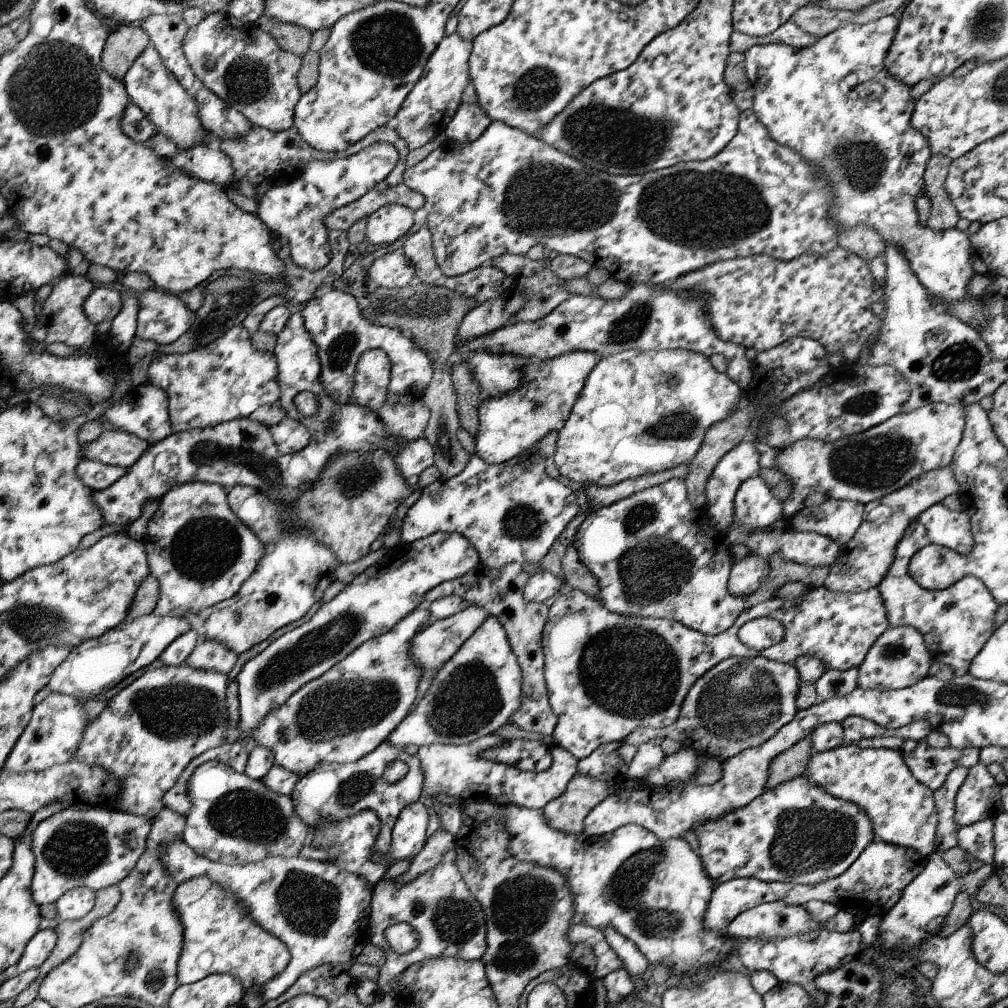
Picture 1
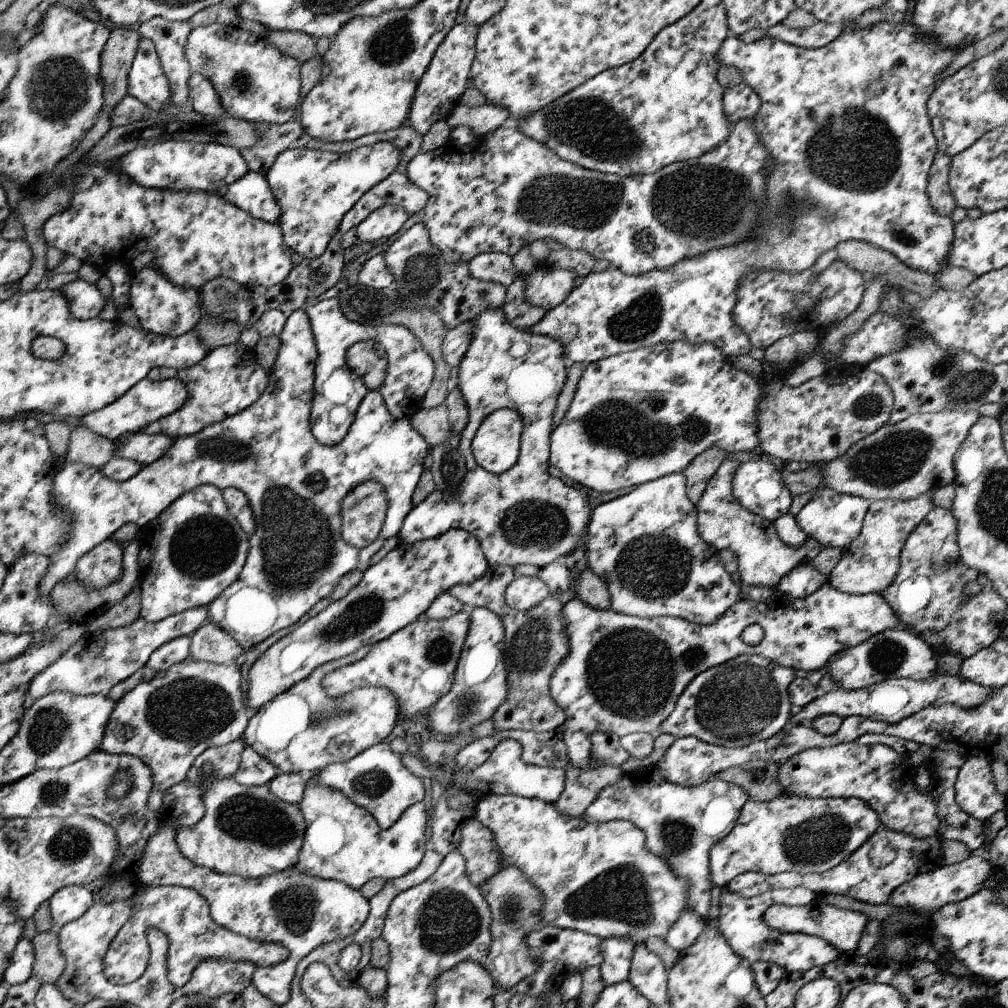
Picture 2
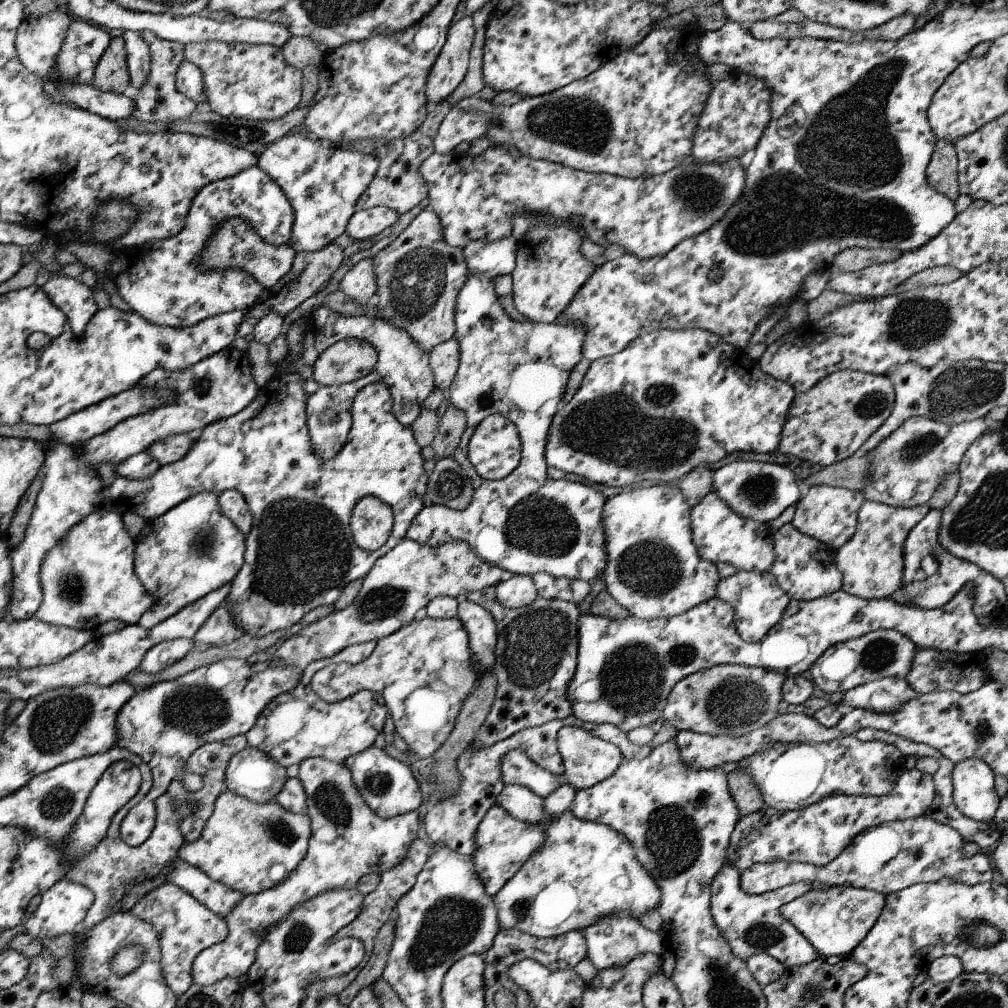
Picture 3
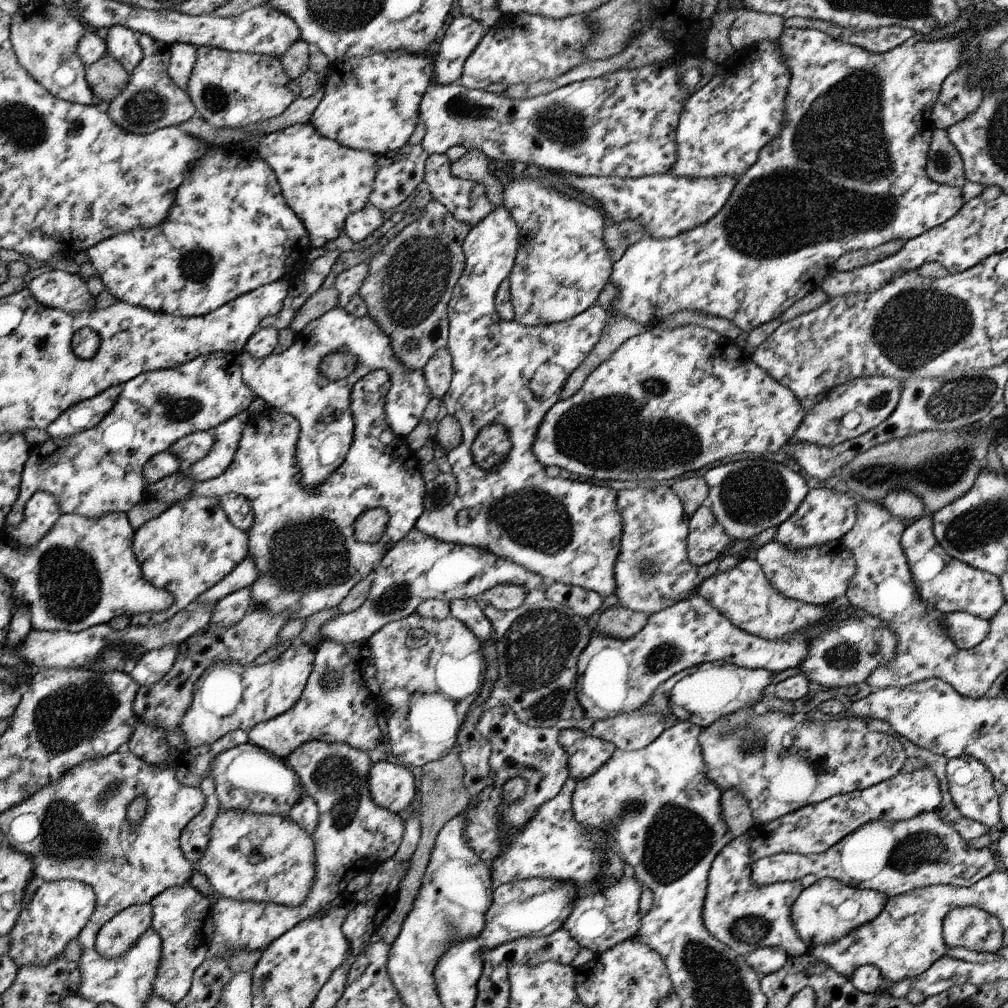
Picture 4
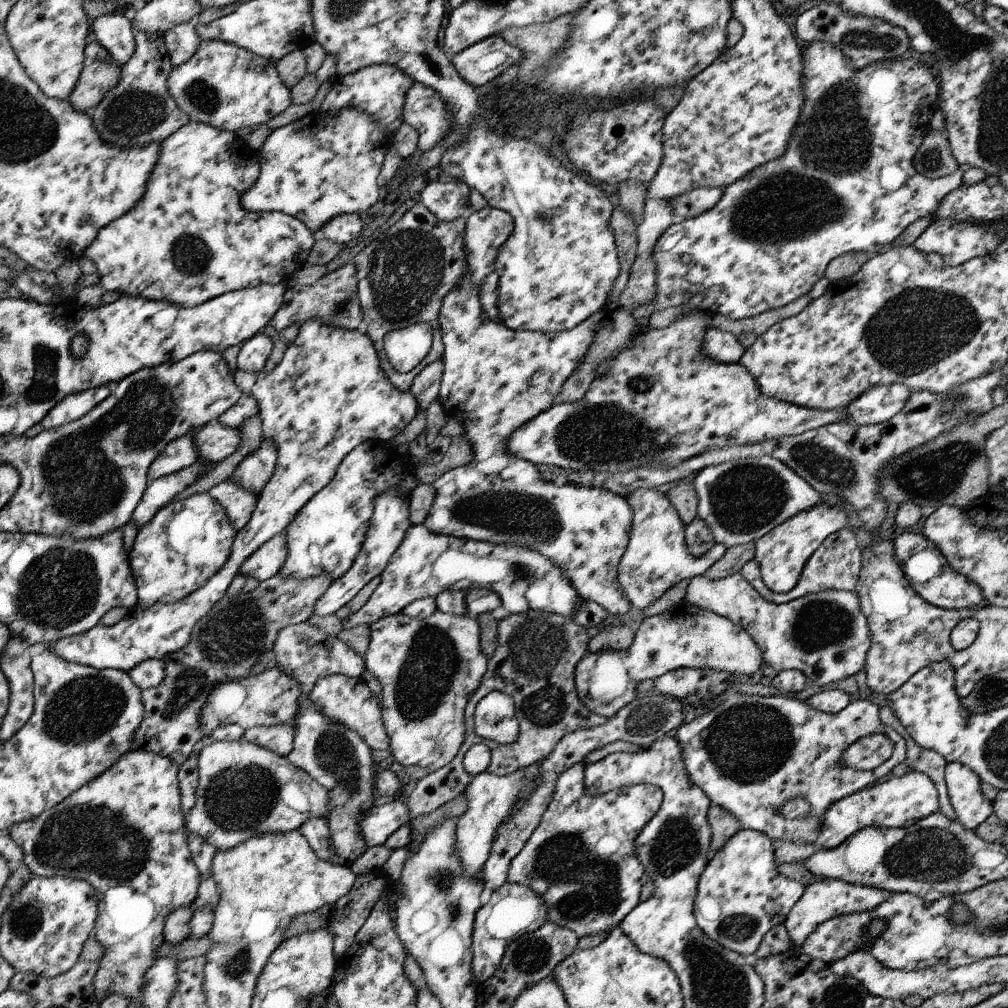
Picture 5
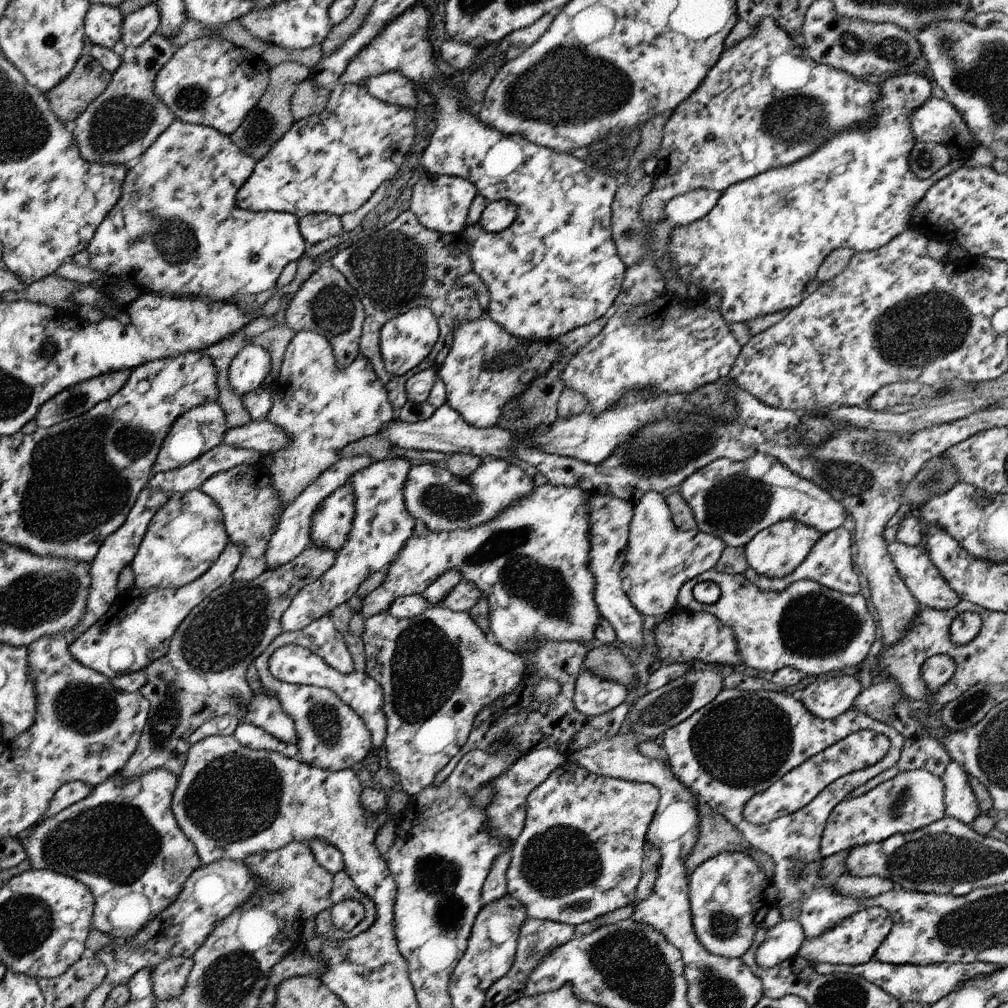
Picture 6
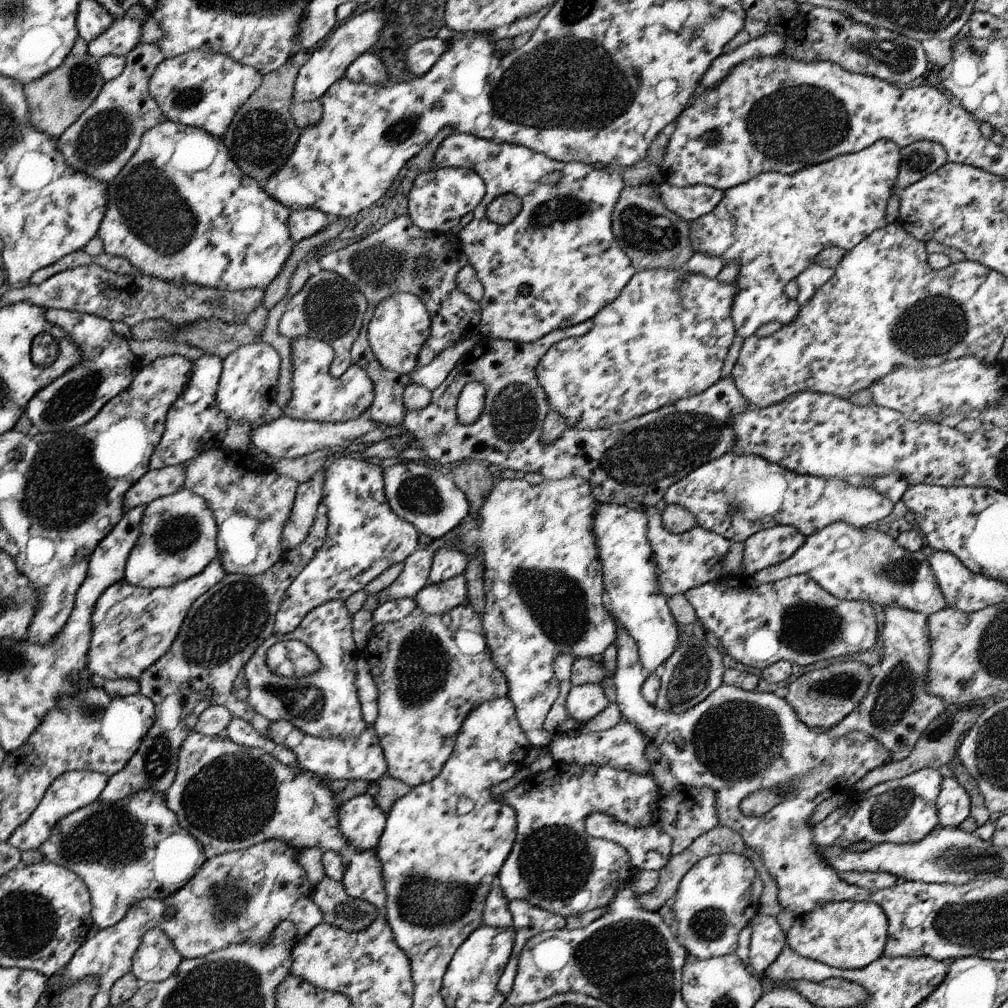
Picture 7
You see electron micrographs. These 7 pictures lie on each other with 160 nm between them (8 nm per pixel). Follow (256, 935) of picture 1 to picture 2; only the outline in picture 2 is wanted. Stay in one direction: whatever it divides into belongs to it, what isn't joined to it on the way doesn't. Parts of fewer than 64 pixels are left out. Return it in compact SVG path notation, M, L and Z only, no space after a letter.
M176 885L139 886L132 901L135 902L135 911L126 926L114 935L104 957L104 974L115 985L130 984L145 972L150 956L147 942L147 930L150 927L164 931L170 938L167 976L176 990L180 990L191 980L195 968L203 960L224 959L236 963L250 961L258 968L273 967L290 956L290 949L283 944L252 940L219 925L211 916L208 901L196 889Z

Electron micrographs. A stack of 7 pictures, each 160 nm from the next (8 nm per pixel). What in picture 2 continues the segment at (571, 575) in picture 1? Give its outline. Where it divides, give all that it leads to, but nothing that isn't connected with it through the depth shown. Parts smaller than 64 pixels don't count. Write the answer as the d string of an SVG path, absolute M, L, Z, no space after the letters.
M588 567L574 580L577 597L597 609L611 608L607 584Z

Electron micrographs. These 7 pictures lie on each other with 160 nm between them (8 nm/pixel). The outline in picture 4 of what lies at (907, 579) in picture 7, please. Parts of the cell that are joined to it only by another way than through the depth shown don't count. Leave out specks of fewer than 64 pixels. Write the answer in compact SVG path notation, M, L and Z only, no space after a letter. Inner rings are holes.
M933 514L922 515L915 522L908 524L901 536L901 545L915 588L930 610L944 615L966 611L988 621L1005 603L1002 584L997 576L952 558L940 546L933 533ZM772 539L755 552L754 558L768 577L769 583L782 595L813 605L827 605L832 601L844 600L848 584L856 572L855 562L841 540L788 552L781 542Z

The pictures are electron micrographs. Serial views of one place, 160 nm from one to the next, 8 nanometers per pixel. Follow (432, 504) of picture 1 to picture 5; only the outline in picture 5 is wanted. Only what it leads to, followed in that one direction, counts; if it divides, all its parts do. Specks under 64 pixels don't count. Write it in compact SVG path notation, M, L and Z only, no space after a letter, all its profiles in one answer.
M487 206L479 211L475 210L469 217L467 217L465 248L468 260L467 268L469 271L463 278L463 282L458 283L455 286L455 290L452 290L450 294L444 298L439 312L442 342L446 350L441 356L444 363L444 372L438 400L451 415L457 415L459 417L459 421L463 428L463 434L466 438L468 438L469 443L471 444L473 459L464 466L459 466L449 470L431 484L435 488L435 499L428 516L423 522L423 525L427 529L431 529L431 531L437 535L452 535L461 539L472 539L495 545L519 545L520 547L535 550L566 572L566 576L570 578L572 586L578 590L580 598L596 601L597 603L600 603L610 614L614 614L614 616L620 618L623 614L626 614L628 610L630 610L631 606L631 602L627 600L627 596L623 593L623 588L618 579L619 564L624 554L626 554L627 547L630 544L631 522L633 519L633 510L630 506L630 502L628 502L628 500L626 500L623 496L610 492L605 488L585 487L568 482L558 483L555 480L552 482L546 482L546 480L542 480L542 476L540 476L540 480L538 480L538 468L534 466L533 462L527 461L519 456L514 456L512 453L507 451L509 438L515 430L518 430L518 428L522 427L523 424L526 424L530 419L534 419L535 416L538 416L541 412L546 411L547 408L550 408L554 404L554 402L558 401L558 394L562 390L563 384L567 382L571 374L576 368L578 368L582 360L585 358L591 344L593 343L595 334L597 333L597 328L600 326L600 323L602 323L602 320L607 316L607 311L605 309L596 311L590 319L586 319L584 322L574 328L571 328L570 330L547 333L511 329L508 328L501 320L494 320L491 317L488 317L483 311L480 296L481 285L485 279L489 280L489 278L494 275L497 267L495 262L496 259L499 258L499 252L503 250L503 244L507 243L507 240L511 238L511 234L514 230L515 219L511 213L506 212L504 209Z

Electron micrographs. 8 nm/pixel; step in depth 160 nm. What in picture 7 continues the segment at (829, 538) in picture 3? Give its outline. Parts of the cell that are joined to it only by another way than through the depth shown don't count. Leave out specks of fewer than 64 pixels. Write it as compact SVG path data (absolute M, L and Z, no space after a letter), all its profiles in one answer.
M790 525L762 529L745 540L743 565L745 578L765 568L788 560L804 543L806 537Z

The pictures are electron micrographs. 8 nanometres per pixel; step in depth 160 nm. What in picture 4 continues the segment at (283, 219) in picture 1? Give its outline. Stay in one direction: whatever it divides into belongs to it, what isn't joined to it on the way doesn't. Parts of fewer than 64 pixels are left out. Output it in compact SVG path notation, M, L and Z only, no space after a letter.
M310 122L266 135L256 151L275 171L284 200L306 226L312 247L324 247L338 238L350 215L369 203L377 171L377 155L349 149L338 141L314 135Z

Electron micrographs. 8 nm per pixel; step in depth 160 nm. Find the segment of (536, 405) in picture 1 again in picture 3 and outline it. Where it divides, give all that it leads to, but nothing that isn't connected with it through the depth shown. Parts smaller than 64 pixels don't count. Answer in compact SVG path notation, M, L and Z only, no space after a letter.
M500 413L488 415L475 428L467 449L474 470L485 479L506 478L521 460L521 440L517 426Z

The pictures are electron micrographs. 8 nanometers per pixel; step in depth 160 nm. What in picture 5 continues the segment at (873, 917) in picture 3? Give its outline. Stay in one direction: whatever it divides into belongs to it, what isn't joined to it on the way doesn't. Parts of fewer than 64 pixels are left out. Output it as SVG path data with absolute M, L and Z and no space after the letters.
M825 878L819 882L810 883L805 887L804 894L790 909L784 924L794 947L801 947L804 941L814 932L820 924L825 923L832 917L844 916L850 913L861 913L879 907L882 902L892 896L891 892L869 887L855 885L846 881L833 878Z

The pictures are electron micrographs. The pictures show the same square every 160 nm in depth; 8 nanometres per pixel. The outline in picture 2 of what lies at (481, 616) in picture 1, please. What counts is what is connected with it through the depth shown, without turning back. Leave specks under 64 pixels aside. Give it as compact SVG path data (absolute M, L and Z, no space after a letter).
M466 607L447 619L416 619L402 631L371 645L369 653L362 660L327 674L323 687L332 698L341 697L363 686L386 687L398 697L400 708L403 708L405 714L402 718L409 720L418 714L427 715L455 682L454 674L470 626L471 611Z

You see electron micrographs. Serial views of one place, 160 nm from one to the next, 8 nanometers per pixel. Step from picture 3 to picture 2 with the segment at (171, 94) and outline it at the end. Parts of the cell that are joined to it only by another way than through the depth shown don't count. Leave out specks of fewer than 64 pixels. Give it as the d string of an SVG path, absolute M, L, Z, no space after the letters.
M154 17L142 23L138 32L142 38L150 39L158 50L159 59L162 61L163 71L170 81L173 90L172 109L178 110L190 96L191 65L187 59L187 39L194 30L189 21L169 21L165 17Z

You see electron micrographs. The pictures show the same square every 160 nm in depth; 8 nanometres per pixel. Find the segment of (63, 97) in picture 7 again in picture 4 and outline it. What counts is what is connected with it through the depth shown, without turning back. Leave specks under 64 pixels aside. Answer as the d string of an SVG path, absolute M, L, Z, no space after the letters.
M106 54L94 64L88 65L87 83L99 100L98 106L105 109L130 83L130 74L121 61Z

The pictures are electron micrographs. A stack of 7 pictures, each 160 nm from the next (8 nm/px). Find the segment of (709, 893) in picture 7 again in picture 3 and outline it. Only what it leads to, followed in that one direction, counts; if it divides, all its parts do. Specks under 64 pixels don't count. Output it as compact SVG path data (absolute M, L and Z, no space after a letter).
M725 864L720 869L720 872L716 874L711 884L711 913L717 929L720 930L721 935L728 941L734 956L746 961L751 956L766 953L779 960L786 968L804 966L820 957L821 954L808 942L808 939L791 922L788 922L779 911L783 904L796 900L803 894L810 892L812 885L800 881L775 891L768 891L761 895L751 895L742 890L740 873L738 869Z

